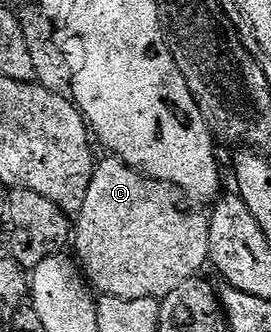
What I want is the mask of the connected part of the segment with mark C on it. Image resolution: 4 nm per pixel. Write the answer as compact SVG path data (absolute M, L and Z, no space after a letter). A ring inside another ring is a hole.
M107 156L107 159L100 161L95 167L95 174L91 177L89 190L83 201L83 207L79 209L77 221L73 226L73 241L75 240L75 250L79 253L78 265L81 267L86 281L100 295L108 298L120 298L121 300L141 300L142 298L165 299L170 296L181 284L185 284L193 277L200 273L199 270L204 265L208 265L211 253L209 252L209 228L211 227L208 215L202 214L199 210L191 210L192 203L189 201L187 194L172 182L163 181L157 178L148 177L146 174L135 170L134 167L128 166L117 156Z

